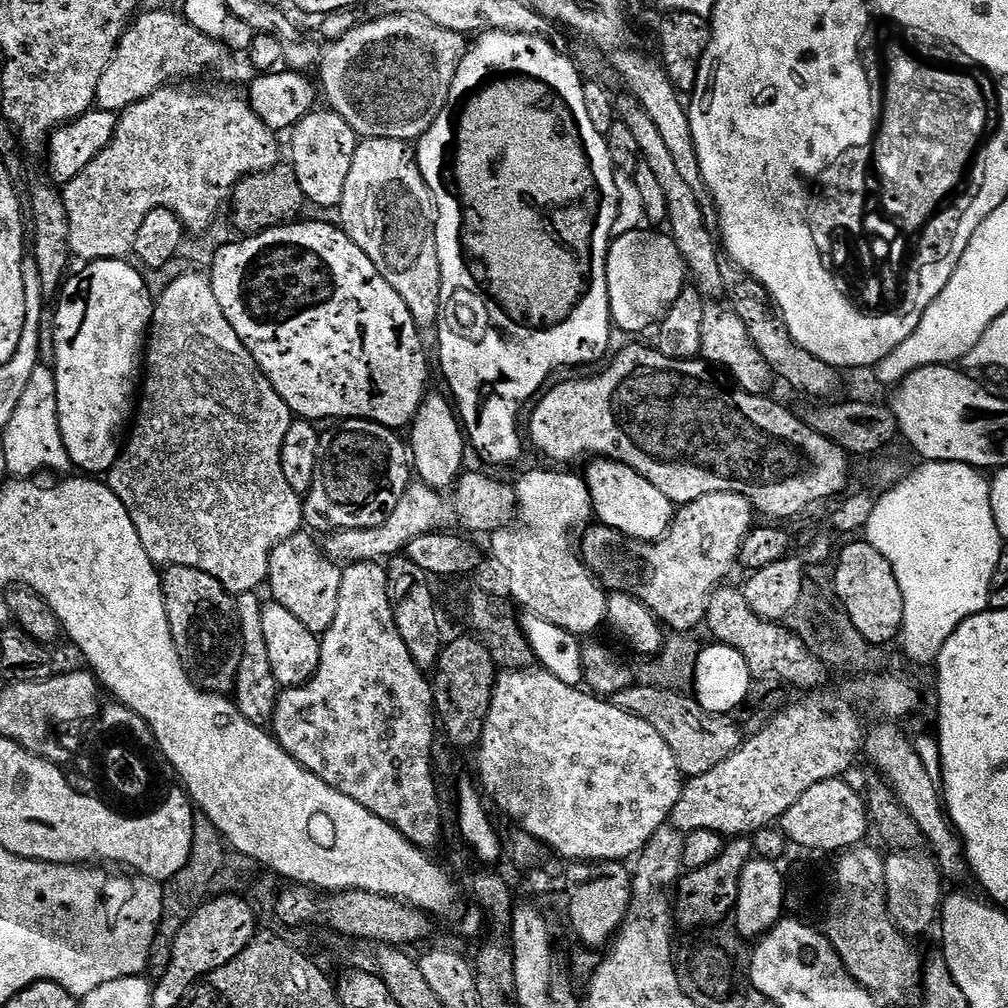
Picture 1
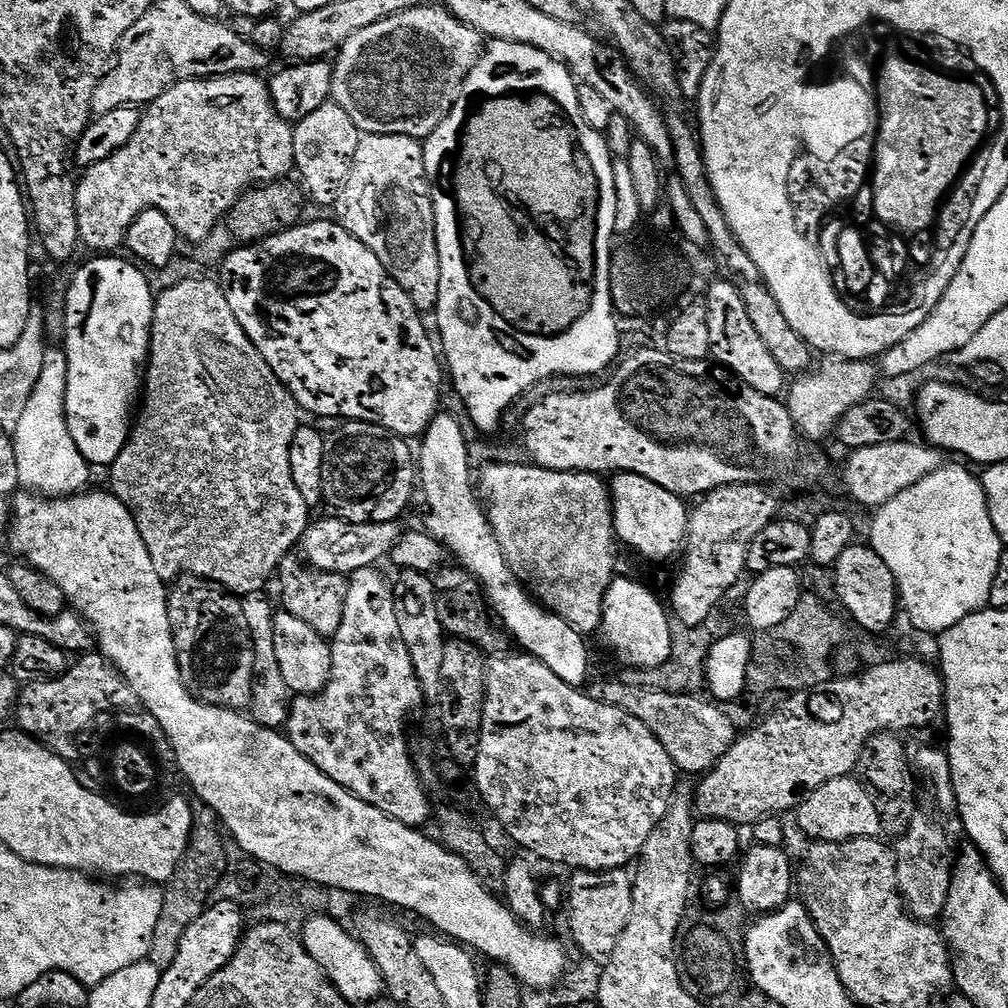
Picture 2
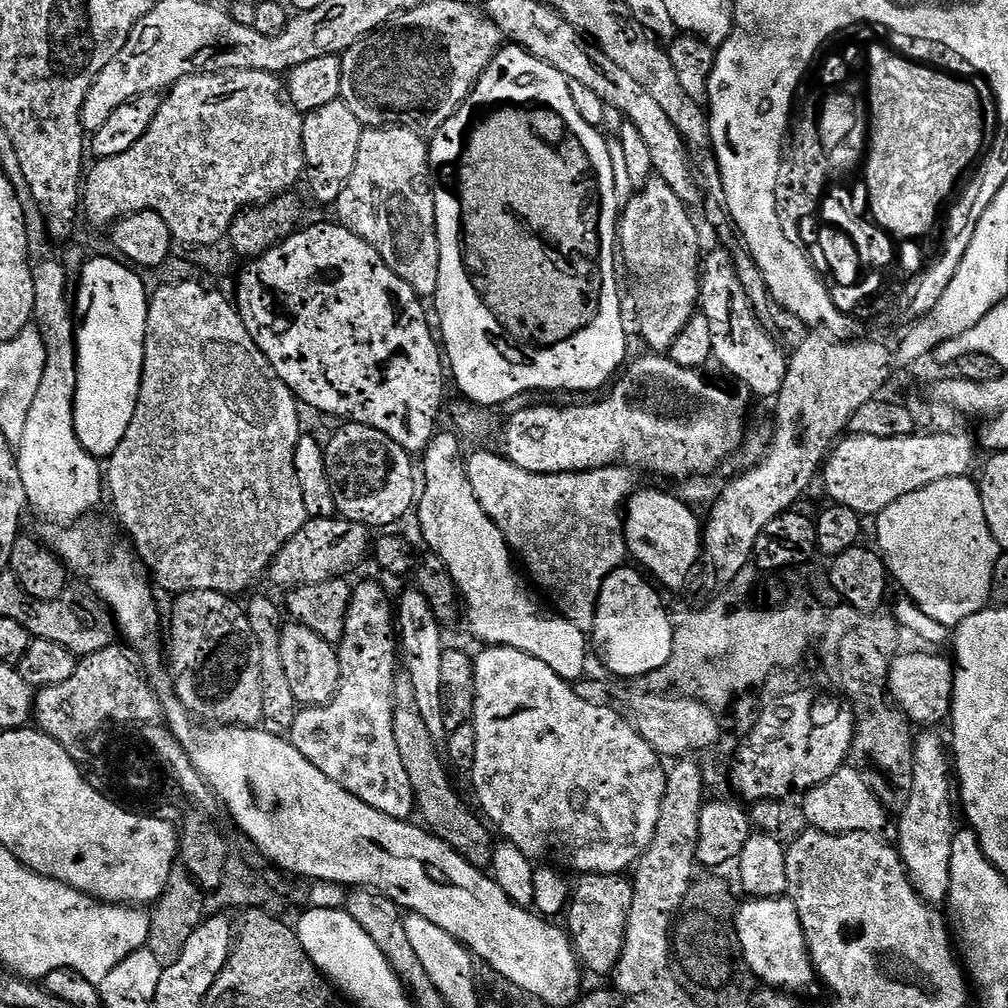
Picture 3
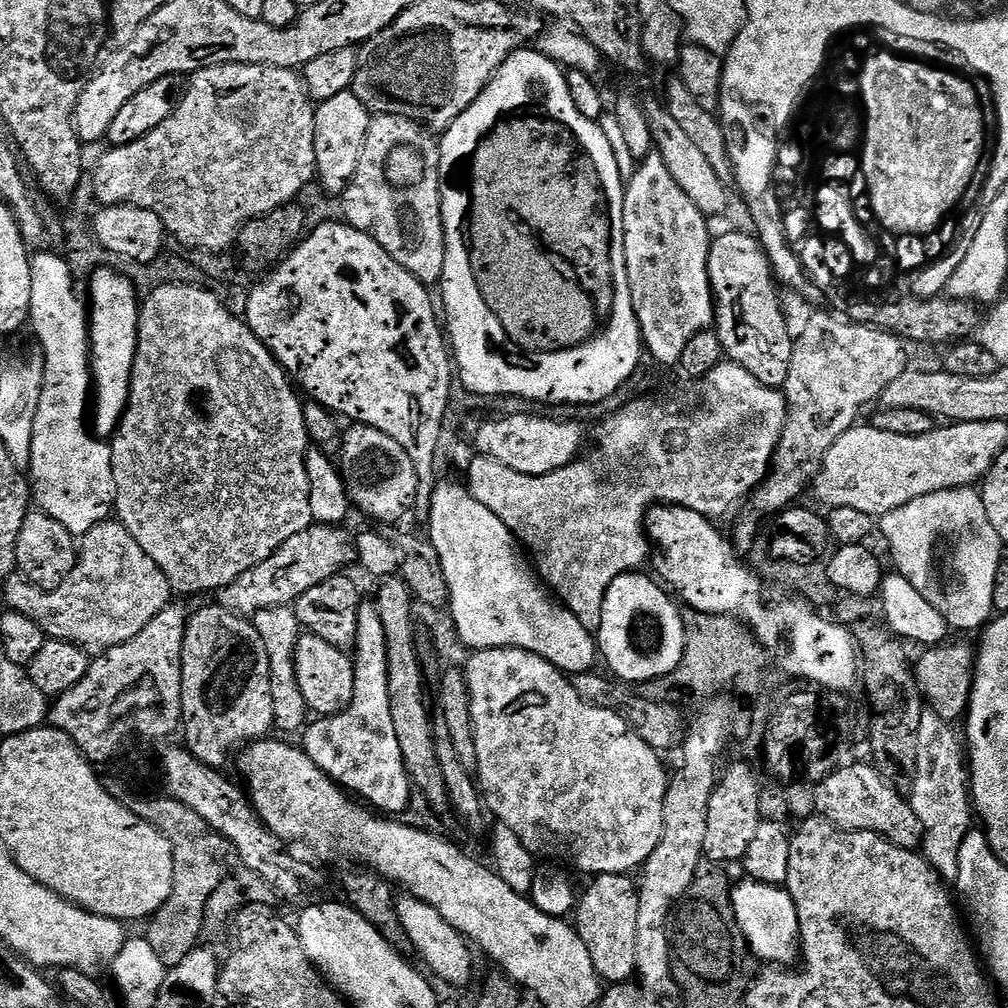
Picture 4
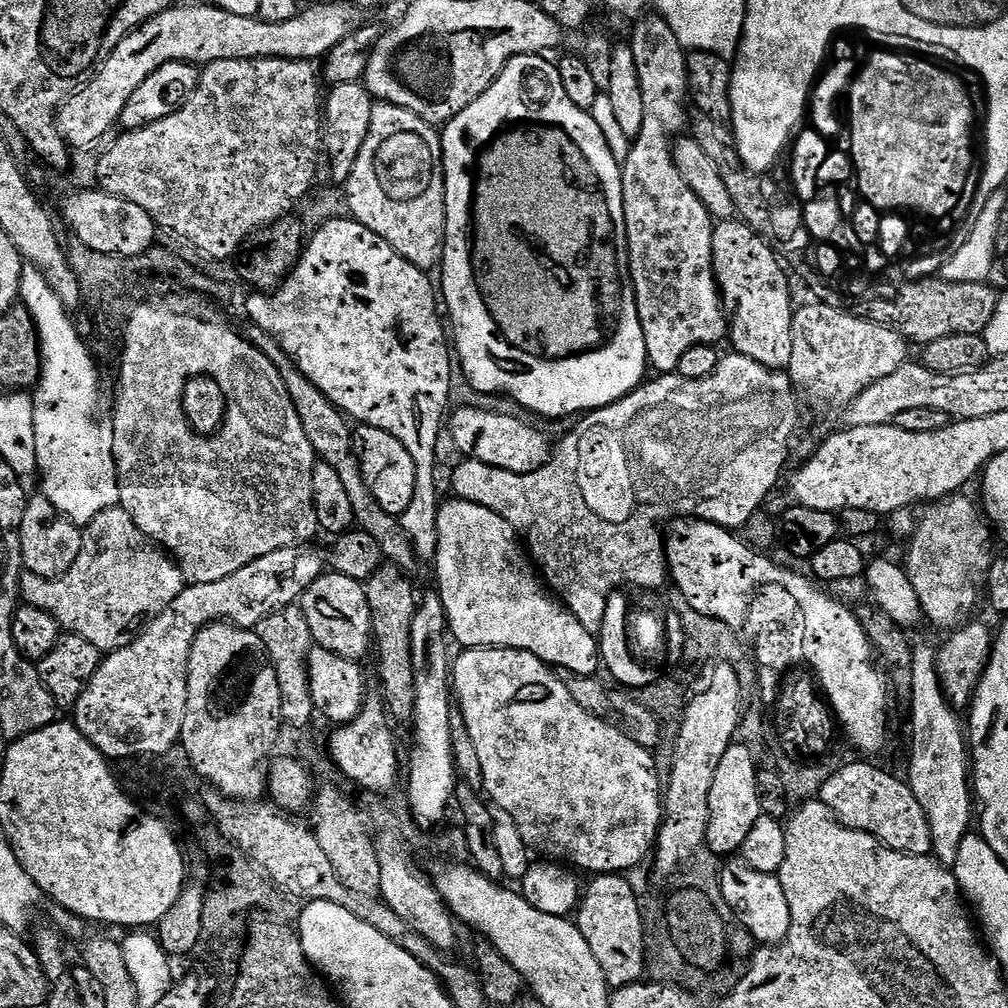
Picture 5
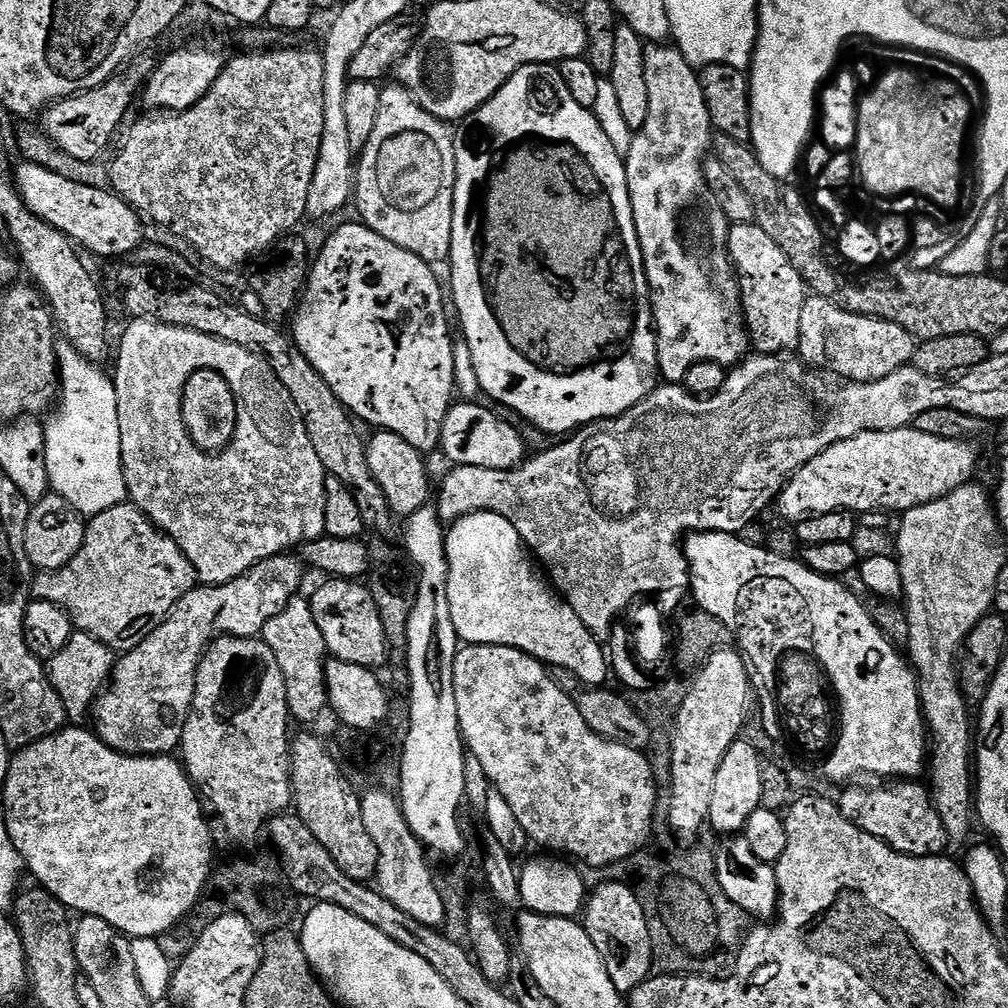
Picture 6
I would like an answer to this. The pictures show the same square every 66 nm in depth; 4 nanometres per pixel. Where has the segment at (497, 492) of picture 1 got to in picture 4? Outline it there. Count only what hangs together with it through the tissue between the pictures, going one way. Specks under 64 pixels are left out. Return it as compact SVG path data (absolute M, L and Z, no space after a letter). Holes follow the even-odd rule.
M313 523L311 528L302 530L302 534L294 534L294 538L282 542L282 546L278 546L276 553L270 558L266 558L266 562L258 562L258 566L246 570L246 574L242 574L233 584L221 588L218 593L219 603L223 607L229 608L231 612L245 618L255 616L258 610L277 608L283 604L295 605L296 599L302 594L306 594L306 590L341 575L347 569L344 567L356 560L354 536L353 533L348 533L346 529L347 527L344 526Z

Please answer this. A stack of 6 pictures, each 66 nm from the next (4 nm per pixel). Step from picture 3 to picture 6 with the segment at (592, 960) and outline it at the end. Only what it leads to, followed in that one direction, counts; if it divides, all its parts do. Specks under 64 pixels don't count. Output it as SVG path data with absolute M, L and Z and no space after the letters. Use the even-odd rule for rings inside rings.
M609 878L604 882L593 892L591 889L582 909L582 923L594 946L598 946L598 954L602 954L614 986L621 994L630 994L652 976L652 940L647 916L636 897L635 887Z

